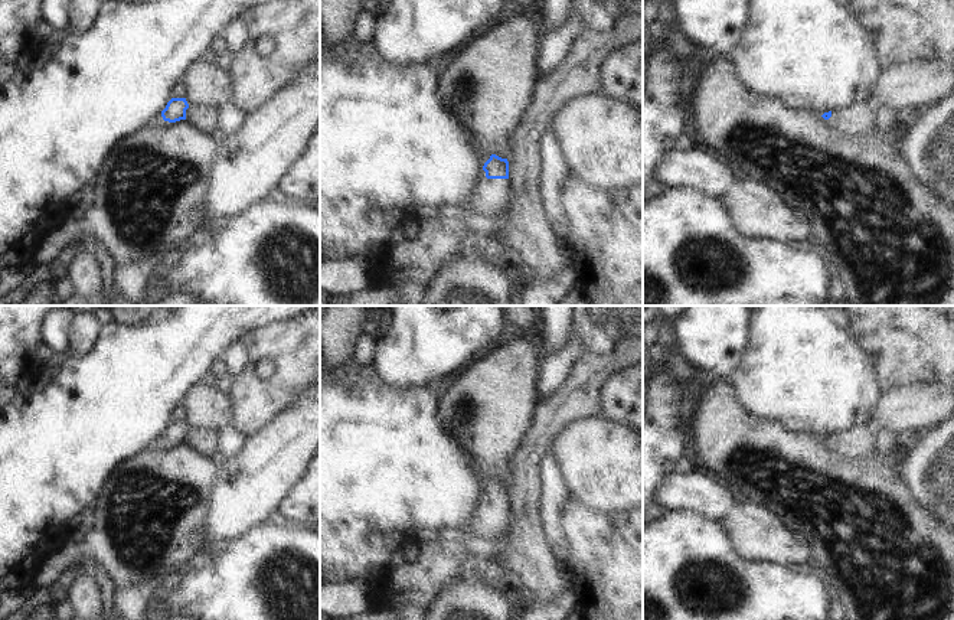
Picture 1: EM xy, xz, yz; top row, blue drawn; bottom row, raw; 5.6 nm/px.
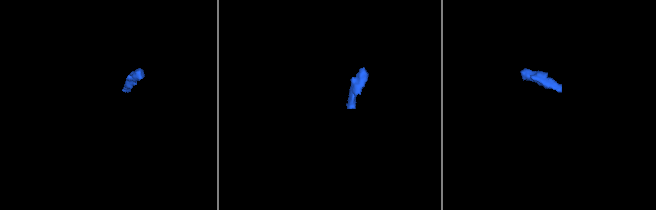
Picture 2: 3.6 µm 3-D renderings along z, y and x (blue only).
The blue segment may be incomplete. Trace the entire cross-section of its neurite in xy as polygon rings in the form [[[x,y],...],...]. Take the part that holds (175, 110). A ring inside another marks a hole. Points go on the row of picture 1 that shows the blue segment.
[[[171,98],[166,108],[151,120],[151,125],[166,125],[180,120],[186,120],[189,104],[186,98]]]

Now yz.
[[[855,104],[824,112],[821,117],[834,128],[850,136],[878,134],[876,108],[870,104]]]

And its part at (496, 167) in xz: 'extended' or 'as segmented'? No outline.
extended

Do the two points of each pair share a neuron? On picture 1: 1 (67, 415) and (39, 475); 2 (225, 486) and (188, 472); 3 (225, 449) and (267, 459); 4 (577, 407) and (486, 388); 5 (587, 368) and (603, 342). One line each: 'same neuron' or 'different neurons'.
1: same neuron
2: different neurons
3: different neurons
4: different neurons
5: different neurons

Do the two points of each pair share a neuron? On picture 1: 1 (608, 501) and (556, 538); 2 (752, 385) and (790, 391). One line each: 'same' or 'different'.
1: different
2: same

